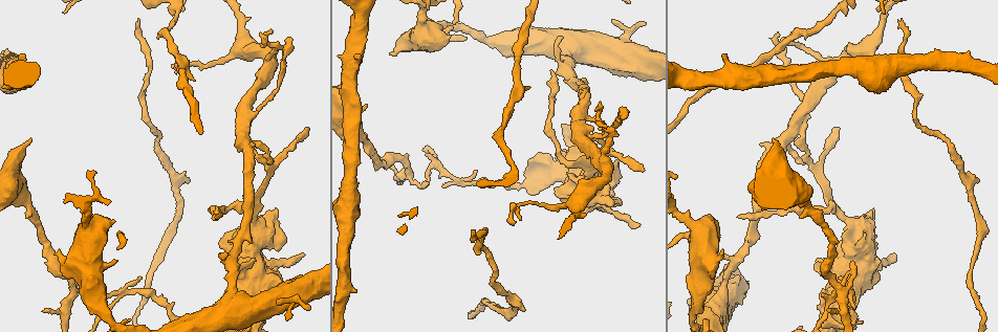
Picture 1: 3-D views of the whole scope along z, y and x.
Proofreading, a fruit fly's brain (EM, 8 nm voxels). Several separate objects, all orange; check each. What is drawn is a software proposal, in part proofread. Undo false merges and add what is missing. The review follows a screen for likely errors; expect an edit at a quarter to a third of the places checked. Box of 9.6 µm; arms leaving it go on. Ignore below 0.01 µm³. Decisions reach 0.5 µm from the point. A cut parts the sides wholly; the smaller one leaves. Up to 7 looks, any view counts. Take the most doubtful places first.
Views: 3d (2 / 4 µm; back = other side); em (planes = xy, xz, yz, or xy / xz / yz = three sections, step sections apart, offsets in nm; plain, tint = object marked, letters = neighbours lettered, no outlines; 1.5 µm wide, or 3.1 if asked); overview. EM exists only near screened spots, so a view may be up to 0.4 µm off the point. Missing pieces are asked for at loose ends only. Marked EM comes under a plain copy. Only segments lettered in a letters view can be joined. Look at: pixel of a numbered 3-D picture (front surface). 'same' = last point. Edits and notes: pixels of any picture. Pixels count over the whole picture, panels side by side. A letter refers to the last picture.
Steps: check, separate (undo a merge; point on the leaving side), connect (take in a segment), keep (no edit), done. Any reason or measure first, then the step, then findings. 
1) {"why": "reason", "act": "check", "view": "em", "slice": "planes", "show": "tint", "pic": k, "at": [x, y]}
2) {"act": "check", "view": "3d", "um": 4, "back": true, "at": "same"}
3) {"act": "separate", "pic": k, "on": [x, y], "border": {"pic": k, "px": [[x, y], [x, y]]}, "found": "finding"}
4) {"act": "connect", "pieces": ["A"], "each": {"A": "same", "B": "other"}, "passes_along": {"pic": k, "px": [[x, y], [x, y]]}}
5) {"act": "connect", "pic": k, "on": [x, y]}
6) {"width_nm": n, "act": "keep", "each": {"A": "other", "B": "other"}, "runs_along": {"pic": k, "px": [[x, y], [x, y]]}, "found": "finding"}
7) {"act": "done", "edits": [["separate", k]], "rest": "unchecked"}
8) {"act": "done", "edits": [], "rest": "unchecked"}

{"why": "thick end", "act": "check", "view": "3d", "um": 4, "back": true, "pic": 1, "at": [20, 53]}

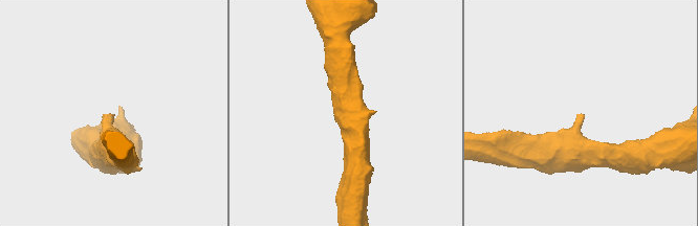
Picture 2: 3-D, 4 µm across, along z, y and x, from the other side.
{"act": "check", "view": "em", "slice": "planes", "show": "letters", "pic": 2, "at": [579, 115]}

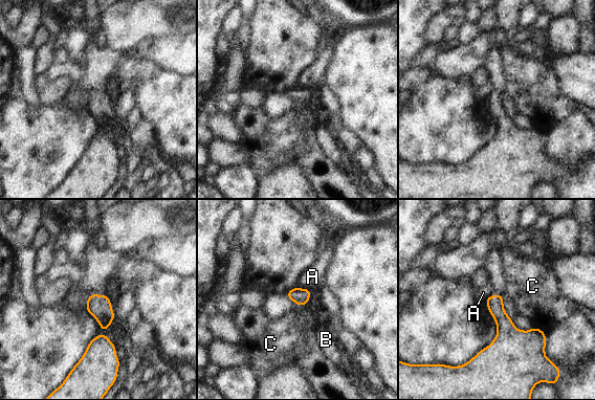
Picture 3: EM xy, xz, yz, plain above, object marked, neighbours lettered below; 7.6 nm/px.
{"act": "keep", "each": {"A": "other", "B": "other", "C": "other"}, "border": {"pic": 3, "px": [[534, 326], [543, 331]]}, "found": "no lettered segment goes on from it"}

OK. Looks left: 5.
{"act": "check", "view": "em", "slice": "planes", "show": "letters", "pic": 1, "at": [902, 21]}

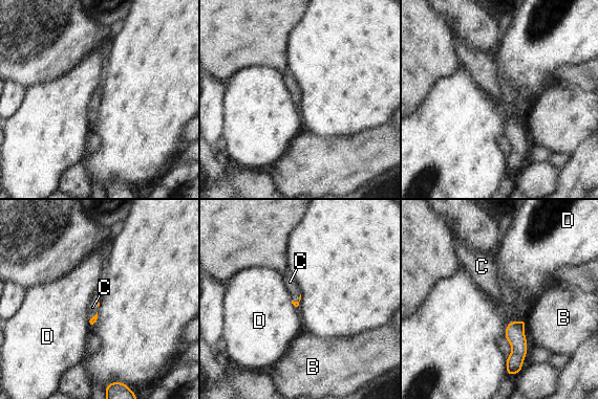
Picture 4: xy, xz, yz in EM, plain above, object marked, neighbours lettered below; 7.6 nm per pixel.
{"act": "connect", "pieces": ["C"], "each": {"B": "other", "C": "same", "D": "other"}, "found": "it goes on there"}

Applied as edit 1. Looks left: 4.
{"act": "done", "edits": [["connect", 4]], "rest": "unchecked"}

